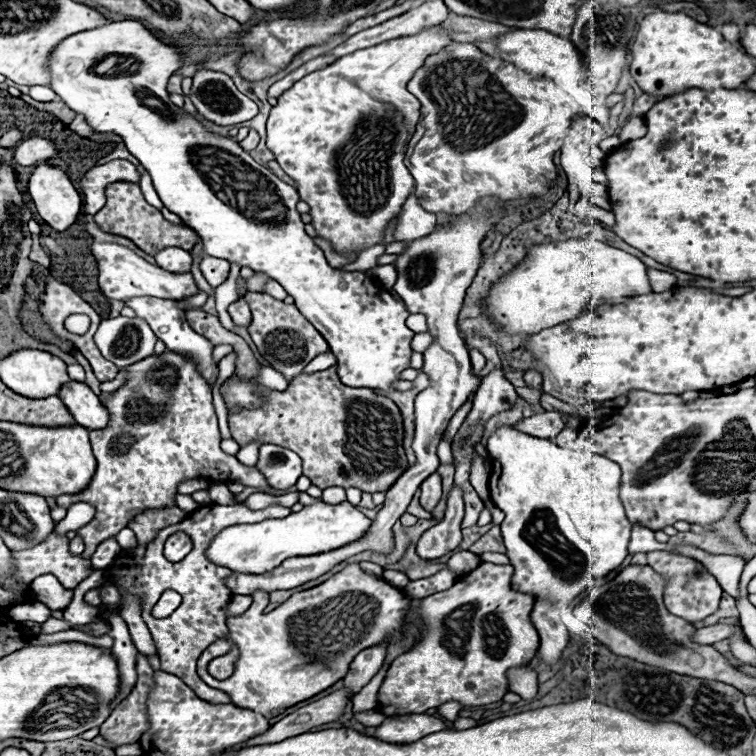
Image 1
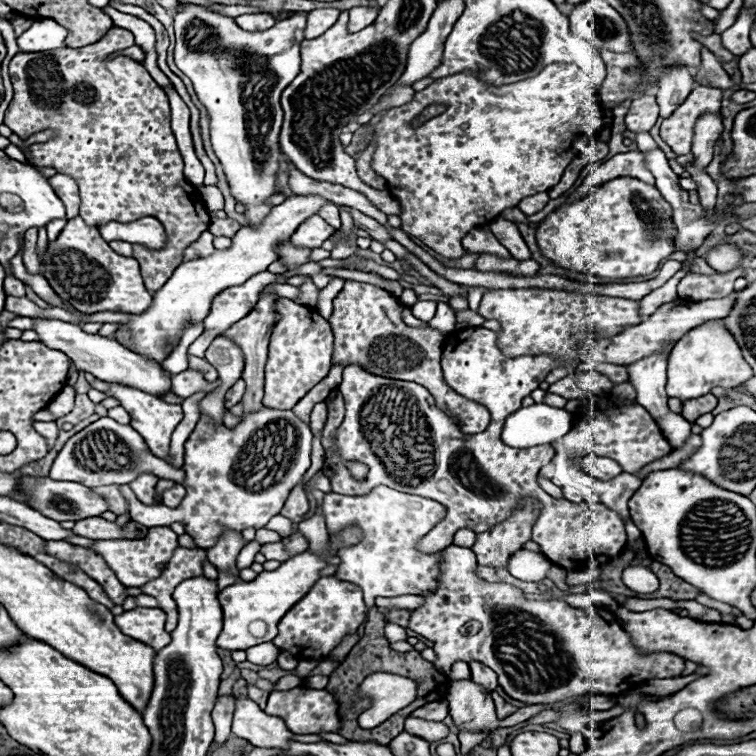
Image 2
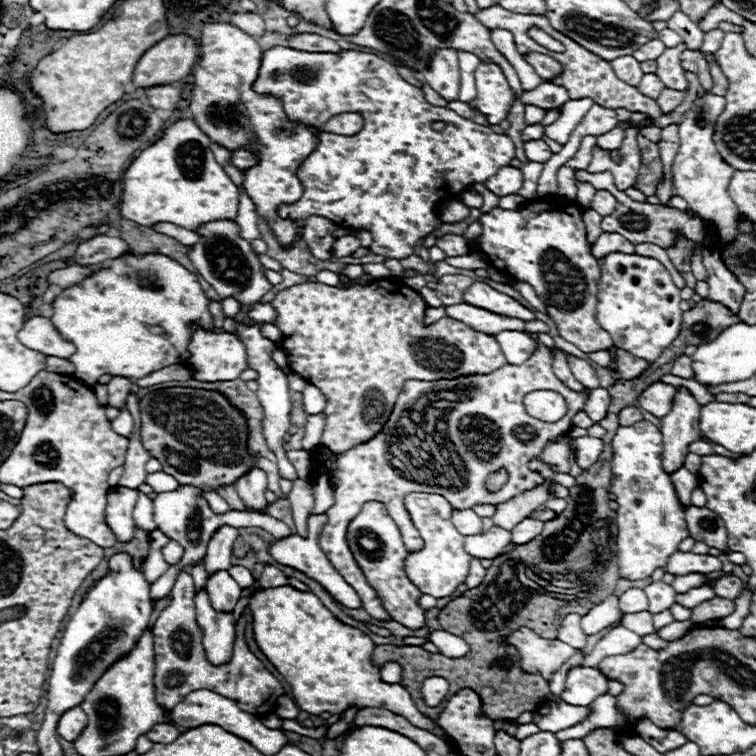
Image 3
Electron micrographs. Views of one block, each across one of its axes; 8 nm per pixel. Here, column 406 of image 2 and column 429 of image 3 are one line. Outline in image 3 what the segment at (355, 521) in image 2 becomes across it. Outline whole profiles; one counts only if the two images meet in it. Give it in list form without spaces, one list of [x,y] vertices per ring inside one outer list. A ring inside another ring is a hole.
[[[412,492],[404,498],[404,504],[408,508],[408,514],[420,532],[424,540],[424,548],[420,552],[406,556],[406,576],[420,588],[420,592],[430,594],[434,598],[452,596],[460,584],[466,582],[470,558],[464,552],[464,536],[458,534],[458,530],[452,526],[452,506],[438,494],[424,494],[424,492]]]

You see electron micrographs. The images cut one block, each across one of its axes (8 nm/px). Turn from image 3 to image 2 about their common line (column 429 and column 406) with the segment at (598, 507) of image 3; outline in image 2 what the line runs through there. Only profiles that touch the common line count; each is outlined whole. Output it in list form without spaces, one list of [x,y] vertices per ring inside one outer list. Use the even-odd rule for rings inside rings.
[[[372,608],[370,610],[370,620],[366,622],[366,636],[364,640],[360,640],[352,650],[350,654],[340,662],[340,666],[330,674],[330,682],[326,686],[326,690],[338,698],[338,704],[346,704],[348,700],[352,700],[356,688],[362,684],[362,680],[374,672],[388,672],[388,674],[400,674],[400,676],[406,676],[406,678],[412,678],[416,684],[418,684],[418,690],[416,690],[416,700],[412,704],[408,704],[406,708],[400,710],[400,728],[392,728],[392,732],[370,732],[370,730],[362,730],[362,728],[340,728],[338,732],[348,738],[348,740],[374,740],[374,742],[382,742],[382,744],[388,744],[394,736],[398,736],[402,730],[404,730],[404,720],[420,706],[428,704],[428,702],[436,702],[436,700],[444,700],[446,698],[446,690],[448,690],[448,684],[450,680],[436,672],[436,668],[432,666],[432,662],[426,662],[420,658],[420,652],[412,650],[412,652],[394,652],[390,650],[388,646],[388,640],[384,636],[384,626],[386,626],[386,620],[384,616]]]

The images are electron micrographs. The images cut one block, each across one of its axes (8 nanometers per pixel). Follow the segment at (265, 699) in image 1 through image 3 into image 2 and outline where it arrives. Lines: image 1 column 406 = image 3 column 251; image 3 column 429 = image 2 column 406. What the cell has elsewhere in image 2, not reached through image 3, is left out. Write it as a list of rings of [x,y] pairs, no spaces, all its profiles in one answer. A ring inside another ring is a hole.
[[[408,716],[406,718],[406,732],[420,736],[428,742],[436,742],[436,740],[442,740],[448,736],[448,726],[442,722],[430,722],[430,720]]]

